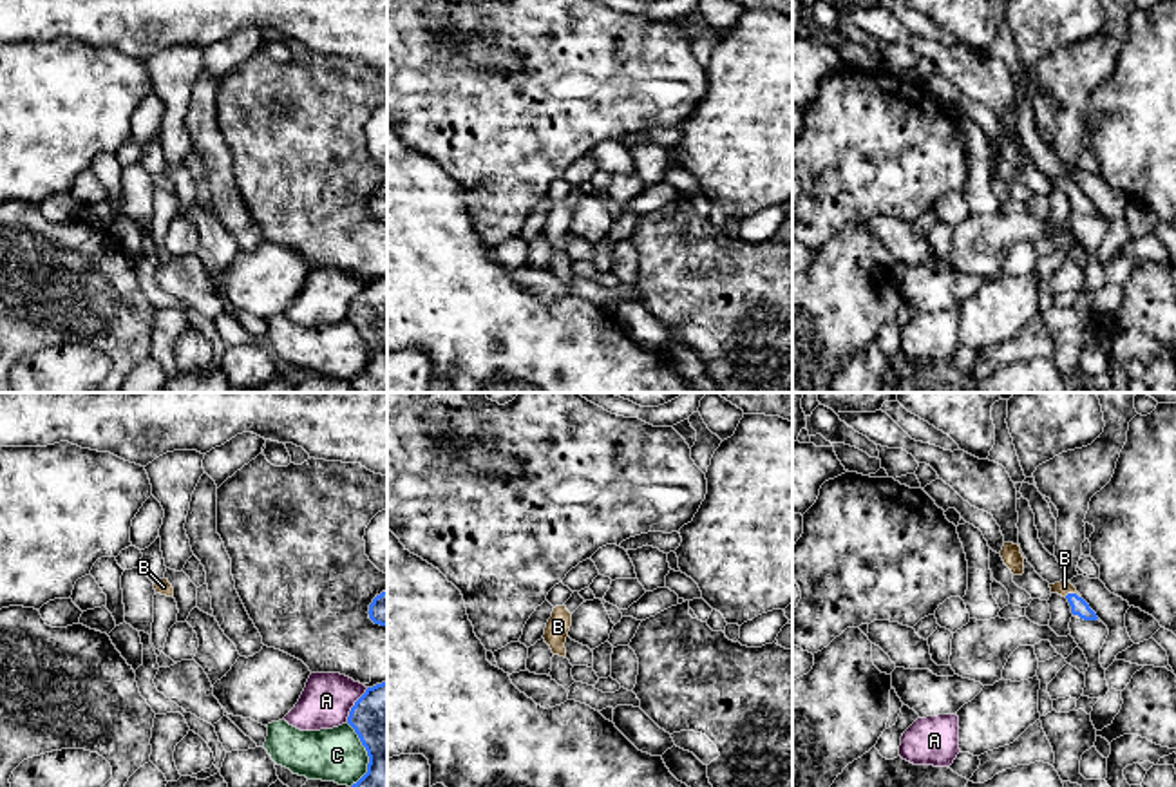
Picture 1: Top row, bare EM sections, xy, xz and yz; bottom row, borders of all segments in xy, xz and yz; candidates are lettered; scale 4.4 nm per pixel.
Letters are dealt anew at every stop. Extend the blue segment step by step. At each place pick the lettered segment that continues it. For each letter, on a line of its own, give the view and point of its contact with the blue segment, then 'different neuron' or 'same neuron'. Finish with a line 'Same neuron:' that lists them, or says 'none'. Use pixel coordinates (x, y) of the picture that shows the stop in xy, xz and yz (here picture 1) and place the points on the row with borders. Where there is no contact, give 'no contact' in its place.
A: xy (355, 704) | different neuron
B: yz (1073, 594) | same neuron
C: xy (368, 755) | different neuron
Same neuron: B

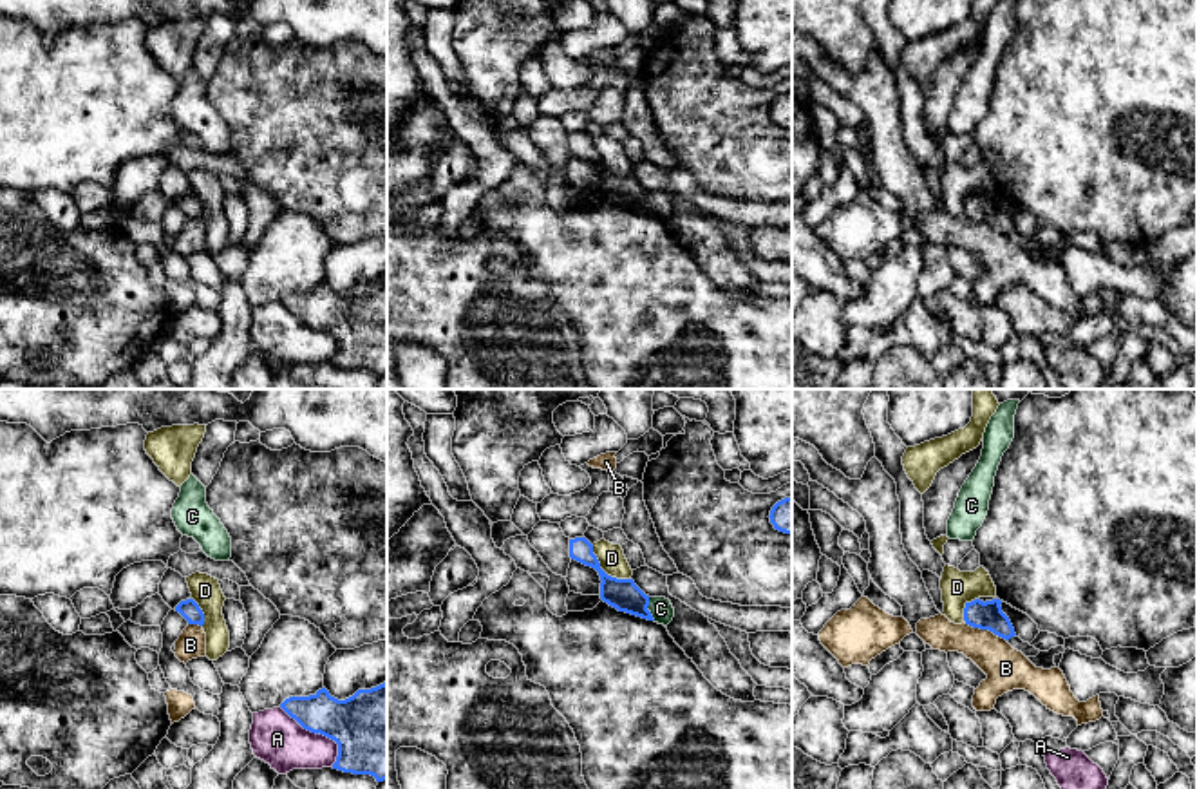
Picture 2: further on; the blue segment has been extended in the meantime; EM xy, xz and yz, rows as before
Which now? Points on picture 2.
A: xy (320, 733) | different neuron
B: yz (986, 628) | different neuron
C: xz (646, 608) | different neuron
D: xz (603, 570) | different neuron
Same neuron: none

